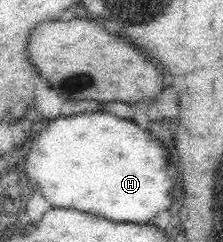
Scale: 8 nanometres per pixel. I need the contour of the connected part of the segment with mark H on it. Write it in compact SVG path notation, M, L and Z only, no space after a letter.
M81 112L81 114L73 114L48 121L45 126L33 136L31 146L29 146L29 152L26 154L25 172L27 179L29 179L31 183L36 183L37 189L52 207L75 208L80 212L87 212L94 216L107 218L108 220L145 224L151 221L151 218L155 216L157 210L159 210L159 212L169 210L172 204L173 194L171 194L171 190L174 190L174 188L171 188L171 182L177 182L177 180L175 180L176 178L167 180L167 178L171 178L169 174L173 172L171 163L171 150L167 150L159 140L151 136L149 130L139 128L139 126L135 126L135 124L129 122L129 120L125 120L125 118L121 120L121 118L117 118L117 116L113 116L113 114L107 114L107 112Z

